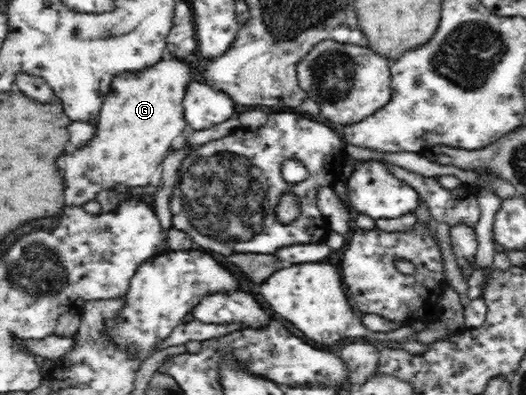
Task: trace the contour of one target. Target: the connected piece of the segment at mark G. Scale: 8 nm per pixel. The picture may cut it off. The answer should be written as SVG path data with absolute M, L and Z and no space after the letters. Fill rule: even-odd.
M165 55L156 65L136 73L123 73L112 78L110 90L100 109L96 136L76 154L58 158L64 176L66 206L82 207L101 191L118 186L146 187L167 157L172 141L184 131L183 100L192 78L192 68L183 58Z

